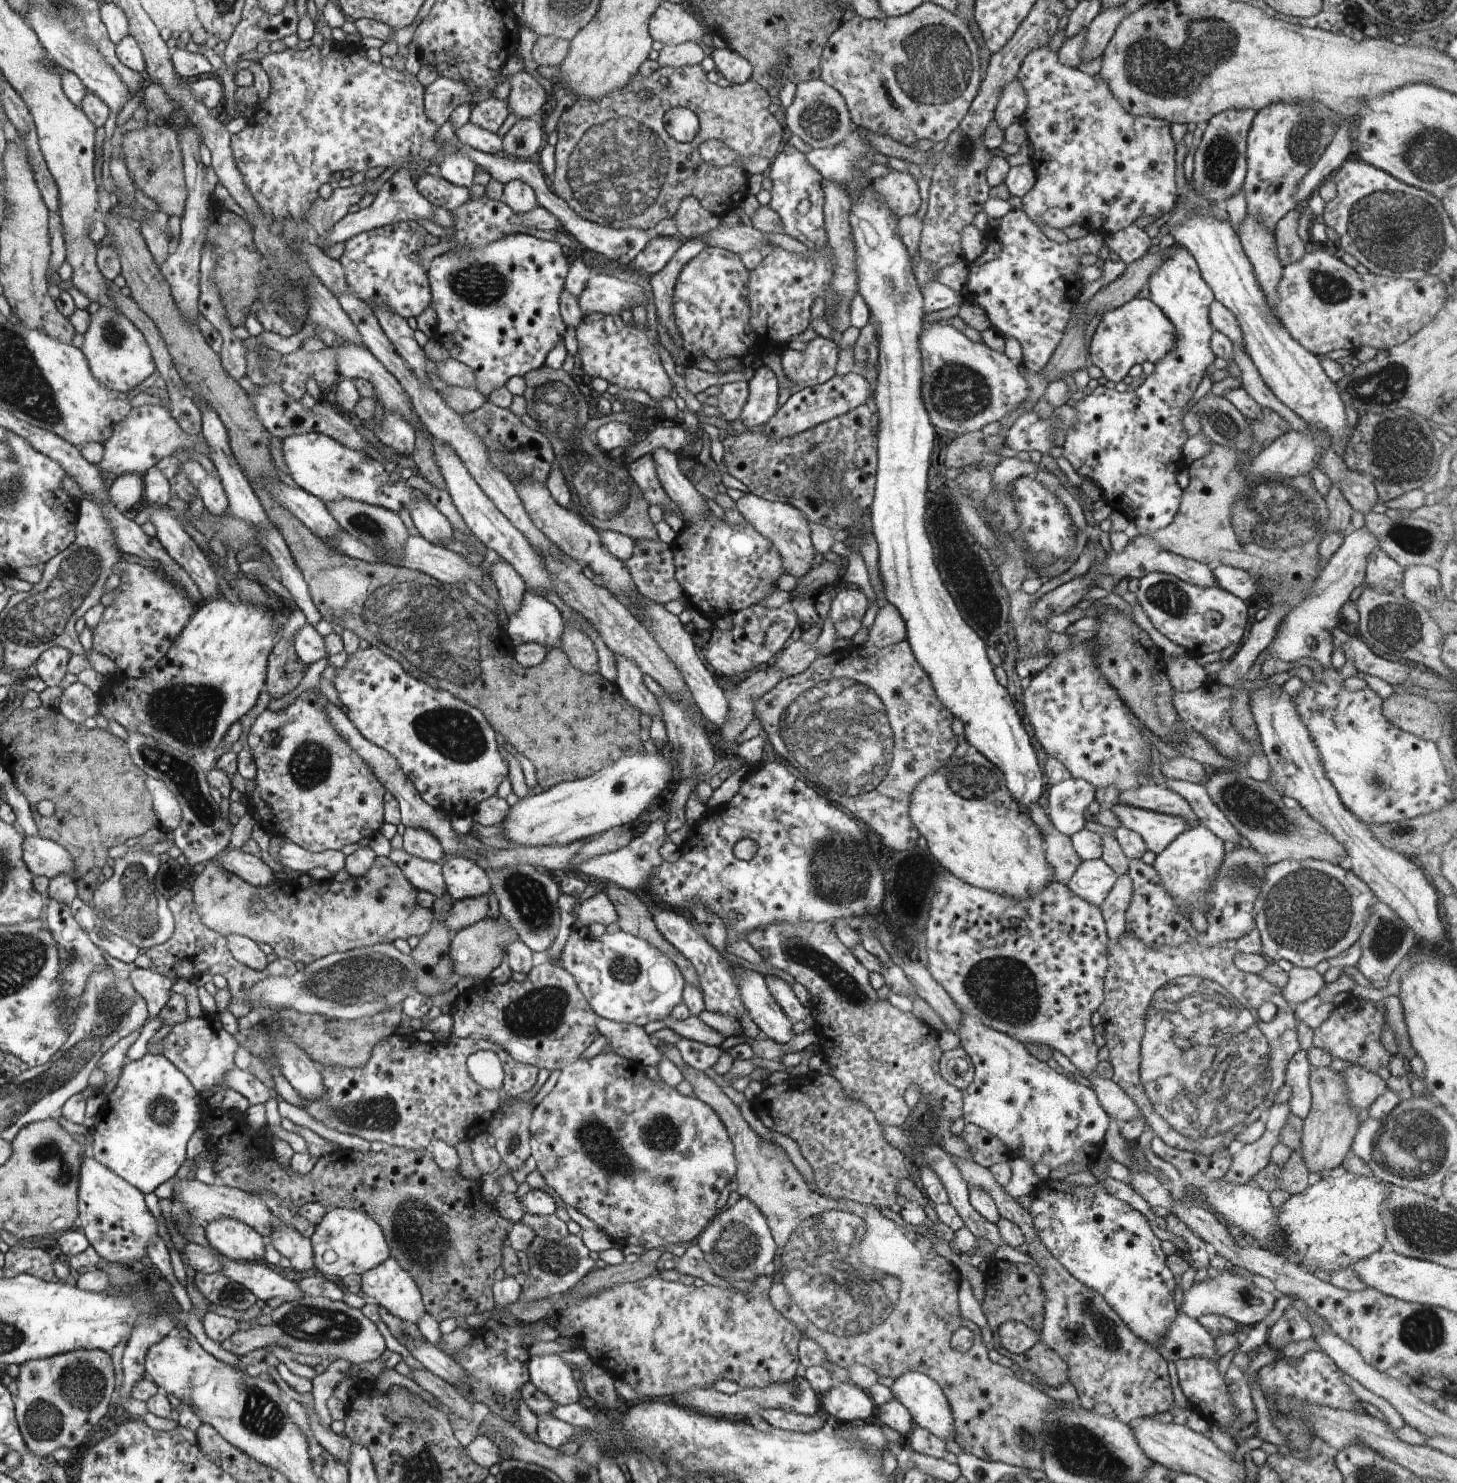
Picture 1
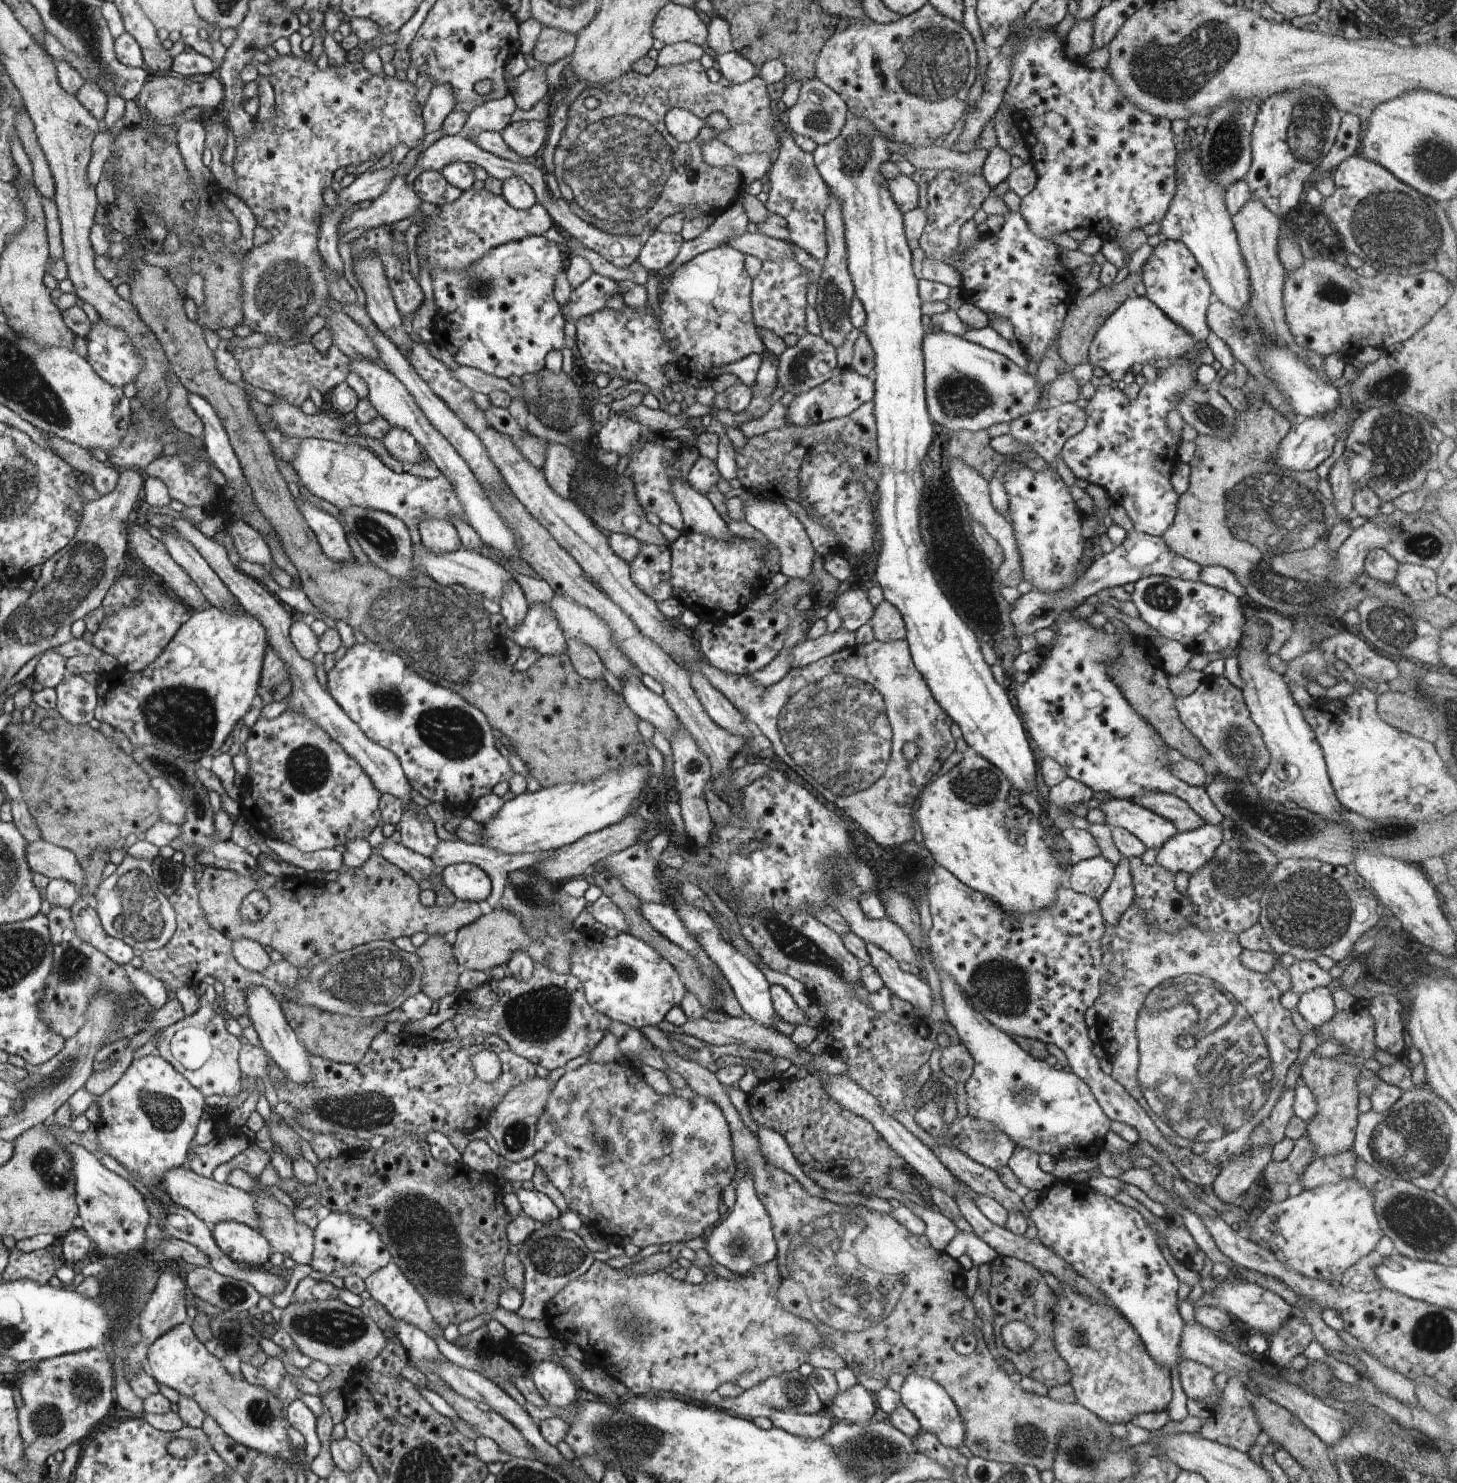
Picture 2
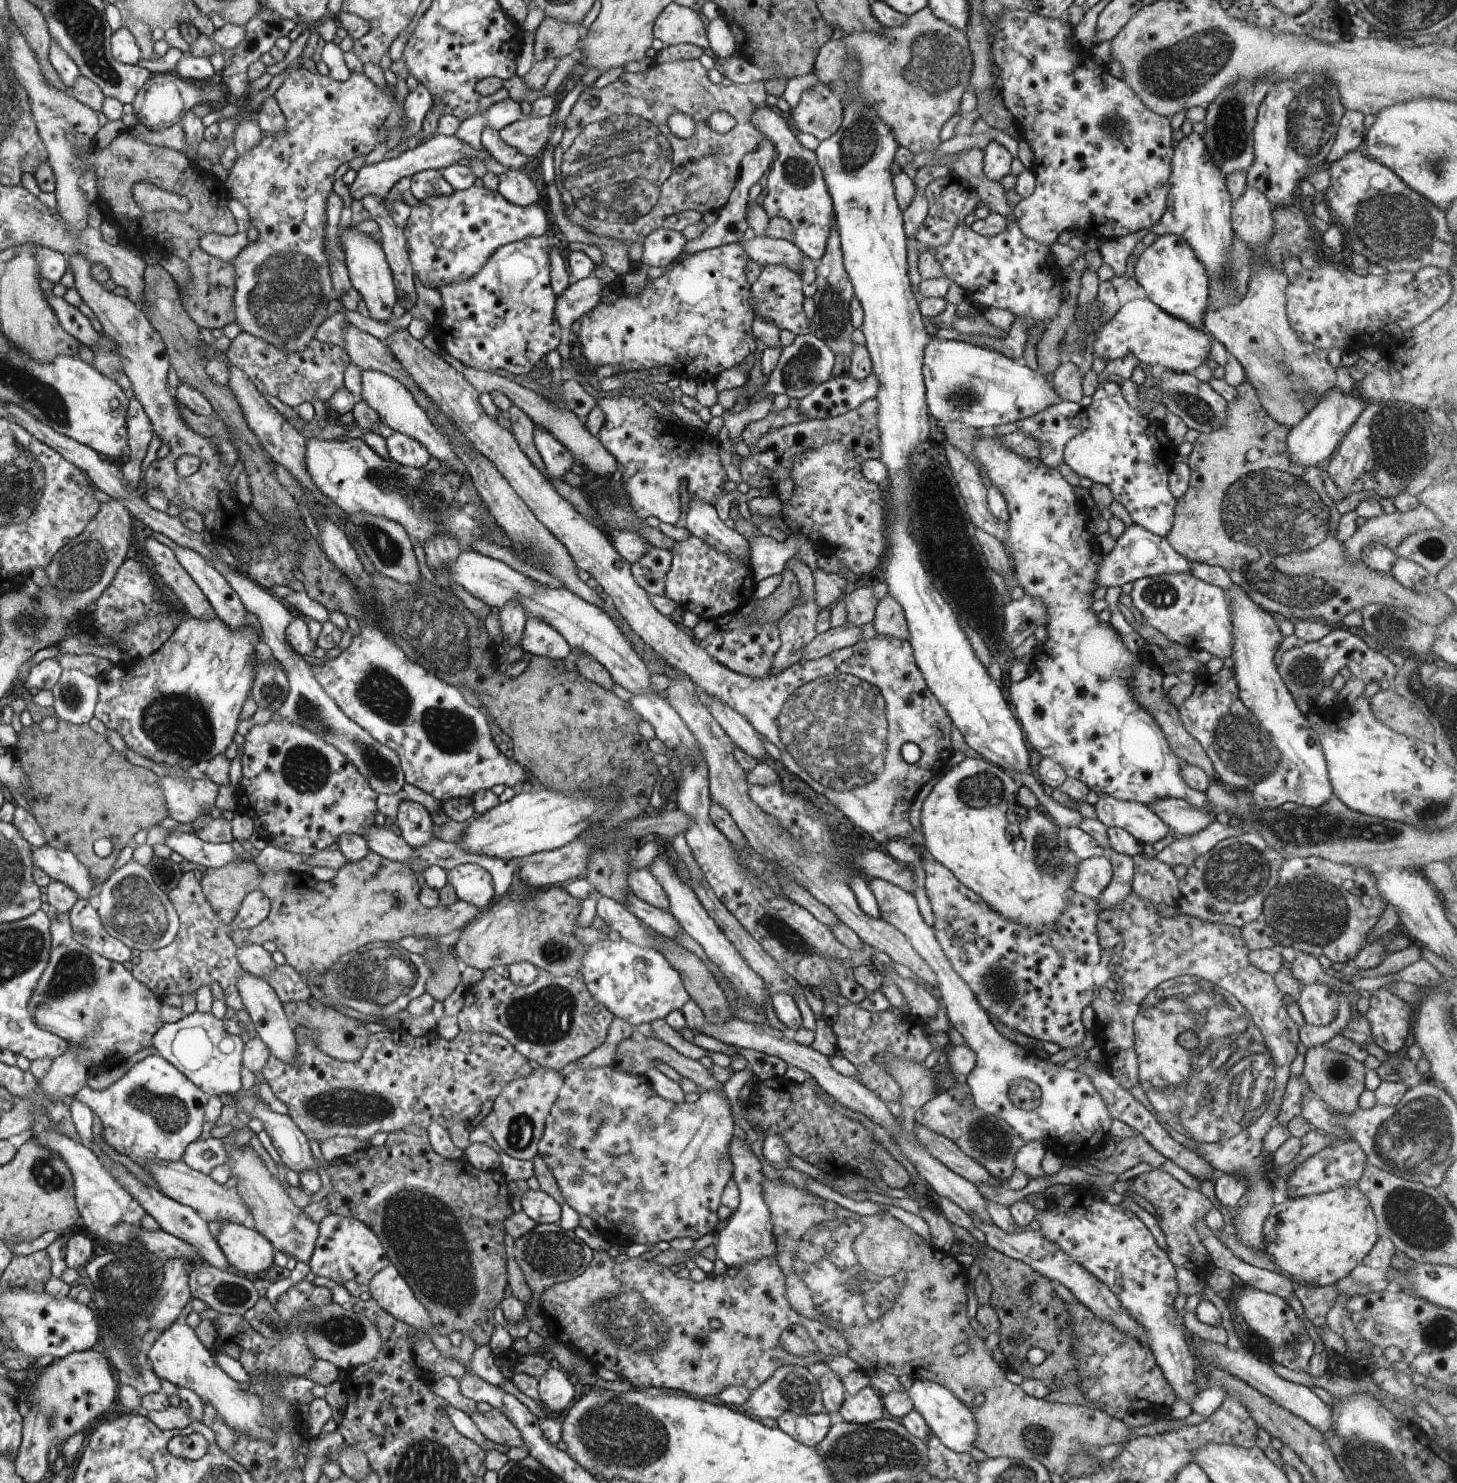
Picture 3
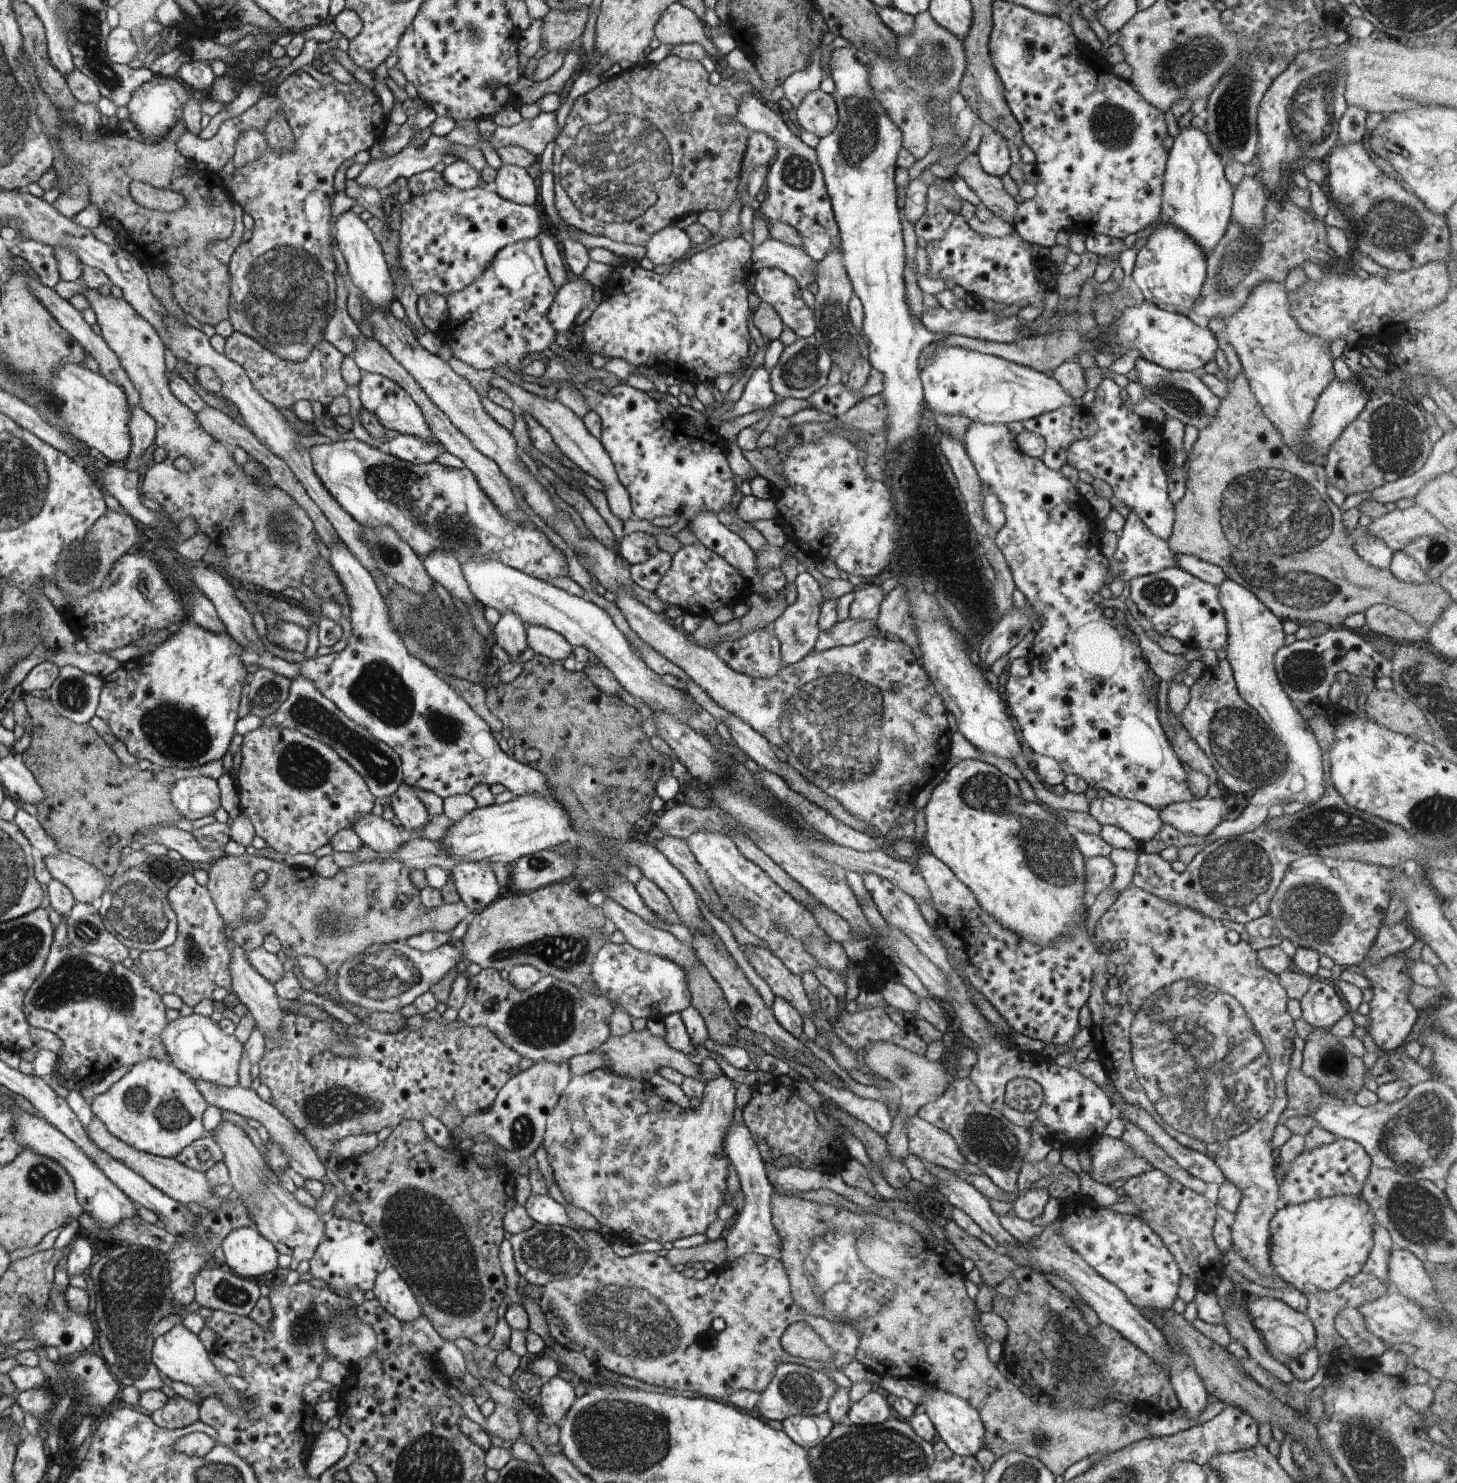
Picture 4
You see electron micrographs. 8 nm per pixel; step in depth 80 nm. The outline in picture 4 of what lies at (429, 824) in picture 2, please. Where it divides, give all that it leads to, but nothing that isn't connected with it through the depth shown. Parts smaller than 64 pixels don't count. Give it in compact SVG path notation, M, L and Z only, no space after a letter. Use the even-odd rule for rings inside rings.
M403 782L390 795L391 808L398 817L406 837L412 839L422 838L419 832L423 832L423 826L428 822L429 812L427 806L419 799L414 787Z

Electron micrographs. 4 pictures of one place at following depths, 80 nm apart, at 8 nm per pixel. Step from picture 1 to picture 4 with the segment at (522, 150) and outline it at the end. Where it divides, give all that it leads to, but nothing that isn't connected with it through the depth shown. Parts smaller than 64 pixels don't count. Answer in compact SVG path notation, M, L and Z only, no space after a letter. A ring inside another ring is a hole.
M557 111L540 113L532 120L522 119L511 127L497 126L489 138L489 145L496 151L500 147L516 145L540 156L549 142L562 130L556 121Z

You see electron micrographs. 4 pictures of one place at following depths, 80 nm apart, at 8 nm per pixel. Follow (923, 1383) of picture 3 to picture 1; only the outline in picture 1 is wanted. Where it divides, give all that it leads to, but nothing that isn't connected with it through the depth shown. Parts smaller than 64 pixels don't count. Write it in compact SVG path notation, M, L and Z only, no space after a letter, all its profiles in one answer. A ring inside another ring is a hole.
M909 1371L898 1376L890 1389L894 1394L894 1399L908 1410L915 1425L928 1430L942 1441L954 1439L954 1421L950 1404L940 1386L932 1378L917 1371Z

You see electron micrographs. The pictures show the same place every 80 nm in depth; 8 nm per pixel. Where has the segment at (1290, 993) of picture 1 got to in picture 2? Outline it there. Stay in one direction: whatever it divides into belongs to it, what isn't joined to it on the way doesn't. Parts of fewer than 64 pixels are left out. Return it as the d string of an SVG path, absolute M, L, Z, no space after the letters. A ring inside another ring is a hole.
M1294 961L1288 970L1291 980L1290 990L1298 996L1314 988L1335 986L1329 972L1322 970L1315 961Z

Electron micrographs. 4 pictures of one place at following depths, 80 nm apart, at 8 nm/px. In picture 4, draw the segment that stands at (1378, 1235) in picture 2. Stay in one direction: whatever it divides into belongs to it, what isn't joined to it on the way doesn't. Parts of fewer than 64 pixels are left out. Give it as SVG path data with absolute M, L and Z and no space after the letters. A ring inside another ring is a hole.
M1336 1195L1308 1201L1299 1205L1280 1204L1277 1213L1272 1217L1270 1223L1269 1255L1271 1263L1275 1268L1275 1273L1288 1282L1288 1284L1294 1286L1295 1289L1298 1289L1306 1295L1337 1289L1344 1281L1351 1279L1363 1270L1364 1263L1367 1261L1368 1255L1373 1247L1373 1232L1376 1222L1378 1222L1378 1220L1376 1220L1375 1214L1372 1212L1368 1202L1366 1202L1361 1195Z

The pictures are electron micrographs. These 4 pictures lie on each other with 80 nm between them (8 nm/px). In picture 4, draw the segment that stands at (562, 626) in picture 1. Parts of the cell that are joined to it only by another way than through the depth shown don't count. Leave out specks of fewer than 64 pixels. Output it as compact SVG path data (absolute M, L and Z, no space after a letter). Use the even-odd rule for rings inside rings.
M530 625L525 631L527 632L527 646L539 655L562 662L573 654L574 647L563 634L540 625Z

